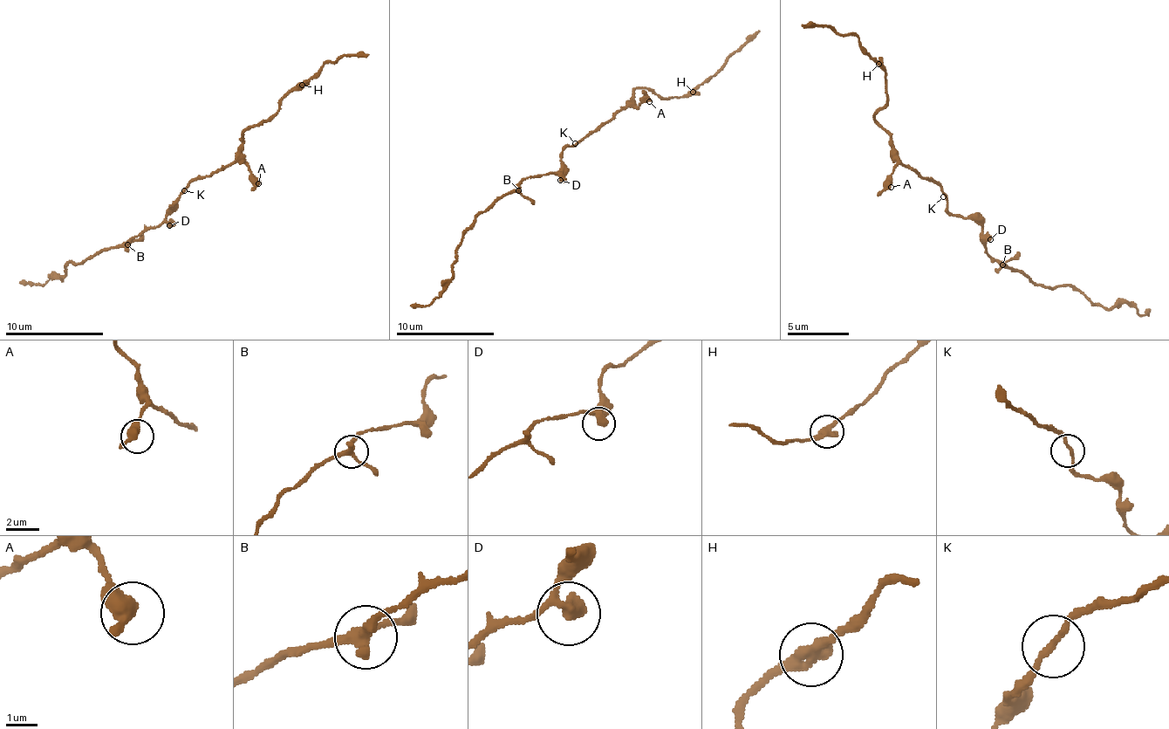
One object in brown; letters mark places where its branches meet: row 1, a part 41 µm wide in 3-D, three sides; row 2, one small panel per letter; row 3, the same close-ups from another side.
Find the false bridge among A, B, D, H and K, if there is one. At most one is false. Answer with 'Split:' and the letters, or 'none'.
Split: none

